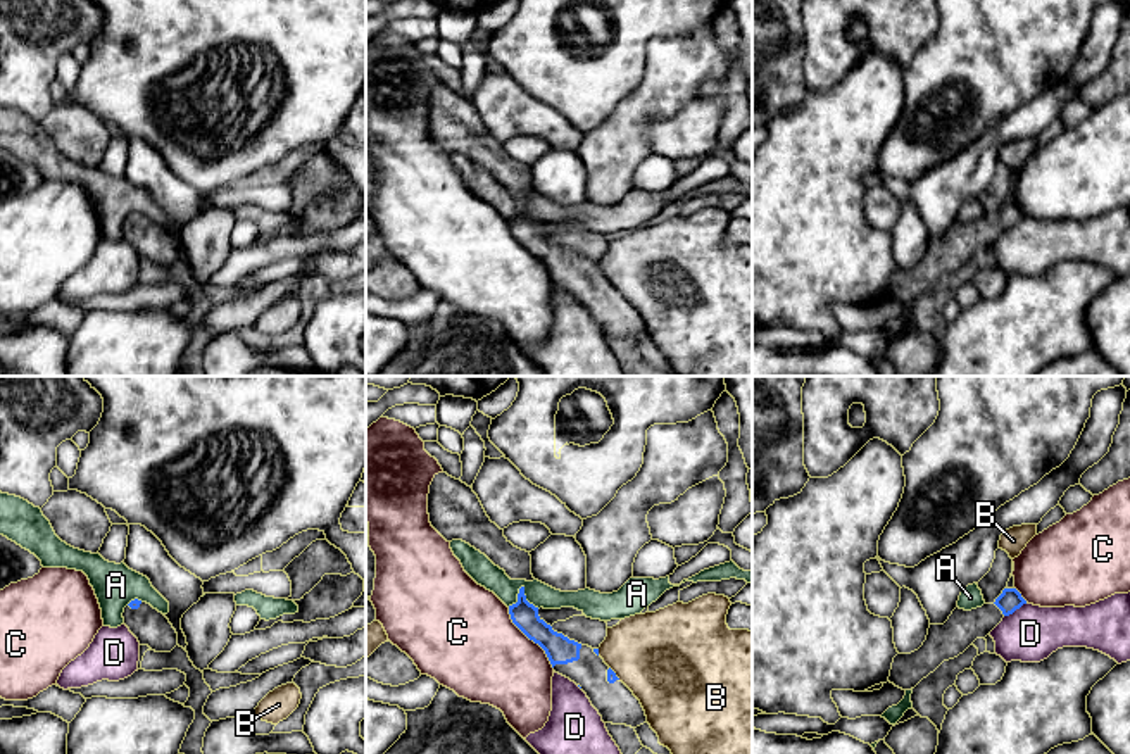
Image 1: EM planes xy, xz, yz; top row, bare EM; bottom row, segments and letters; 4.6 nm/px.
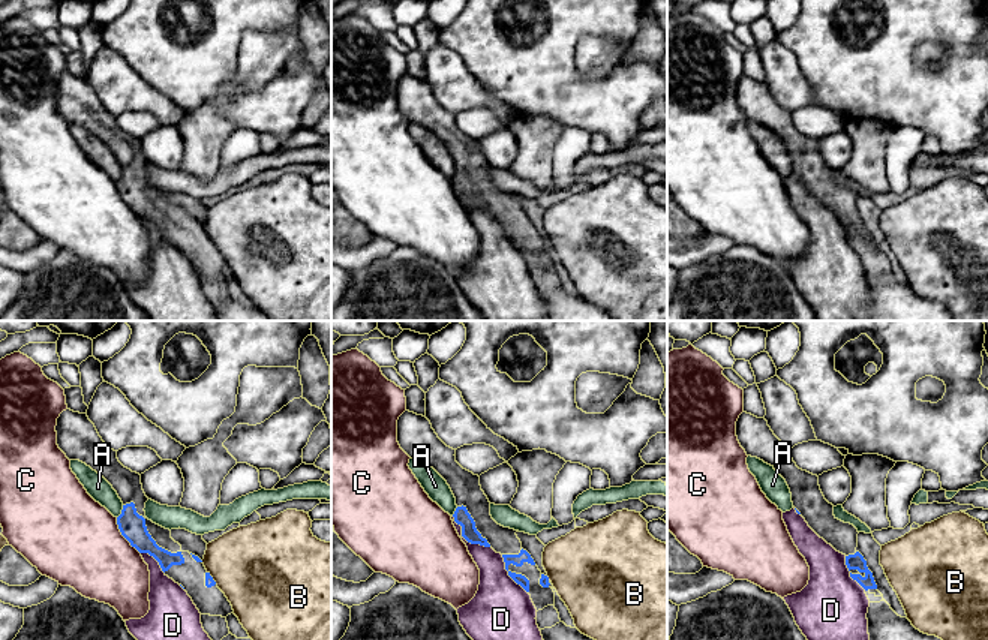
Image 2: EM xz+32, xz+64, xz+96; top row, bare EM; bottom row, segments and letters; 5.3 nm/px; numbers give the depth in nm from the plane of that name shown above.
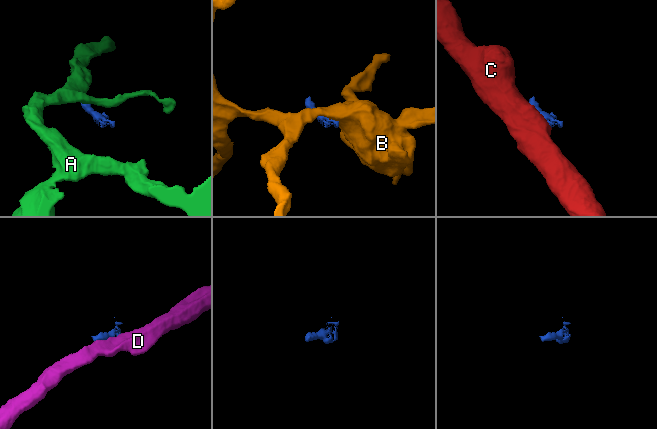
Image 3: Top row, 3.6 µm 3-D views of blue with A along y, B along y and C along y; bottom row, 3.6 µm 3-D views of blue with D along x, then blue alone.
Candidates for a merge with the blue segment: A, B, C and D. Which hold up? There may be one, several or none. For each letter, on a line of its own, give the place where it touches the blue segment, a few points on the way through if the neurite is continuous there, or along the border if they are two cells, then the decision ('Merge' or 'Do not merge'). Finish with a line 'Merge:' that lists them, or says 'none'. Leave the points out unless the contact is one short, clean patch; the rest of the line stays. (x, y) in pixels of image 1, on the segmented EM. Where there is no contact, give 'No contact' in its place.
A: Touches blue at xz (523, 589). Boundary: xz (508, 606), (516, 601), (521, 587), (525, 597), (539, 608). Do not merge
B: Touches blue at xz (615, 673). Boundary: xz (609, 666), (620, 678). Do not merge
C: Touches blue at xz (530, 639). Do not merge
D: Touches blue at yz (1015, 609). Do not merge
Merge: none

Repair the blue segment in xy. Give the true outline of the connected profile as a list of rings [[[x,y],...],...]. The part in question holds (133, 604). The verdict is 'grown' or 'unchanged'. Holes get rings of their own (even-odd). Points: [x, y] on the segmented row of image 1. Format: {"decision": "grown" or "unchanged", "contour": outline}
{"decision": "grown", "contour": [[[135,599],[124,607],[122,618],[140,645],[148,645],[155,652],[171,652],[178,645],[176,630],[150,604]]]}

